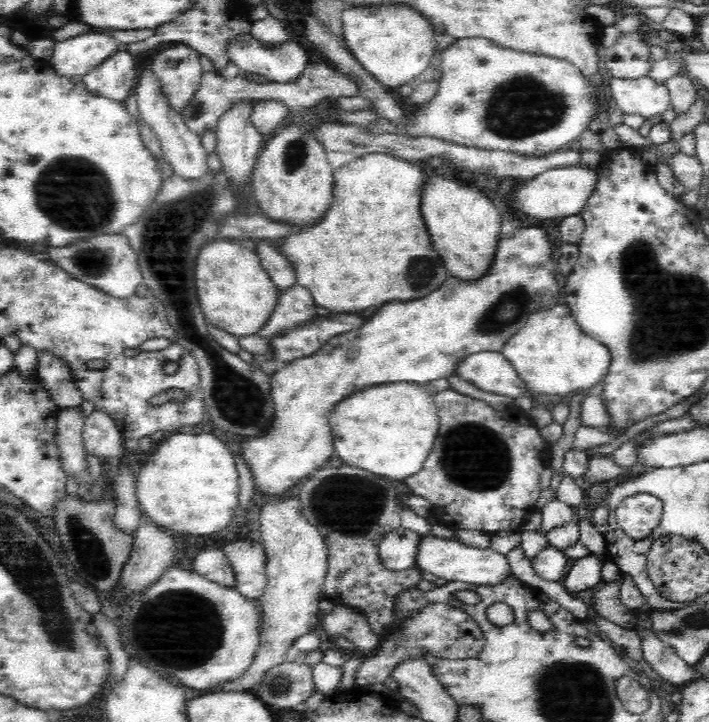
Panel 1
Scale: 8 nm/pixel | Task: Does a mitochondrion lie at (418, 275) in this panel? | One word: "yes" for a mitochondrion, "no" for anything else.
yes

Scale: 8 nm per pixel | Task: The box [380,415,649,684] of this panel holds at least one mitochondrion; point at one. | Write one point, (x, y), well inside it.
(469, 450)

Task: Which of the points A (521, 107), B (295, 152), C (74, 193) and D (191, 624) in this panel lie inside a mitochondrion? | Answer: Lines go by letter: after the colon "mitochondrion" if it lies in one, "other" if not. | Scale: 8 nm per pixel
A: mitochondrion
B: mitochondrion
C: mitochondrion
D: mitochondrion

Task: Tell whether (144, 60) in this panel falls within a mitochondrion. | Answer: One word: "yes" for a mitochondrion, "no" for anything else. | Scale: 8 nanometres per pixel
no

